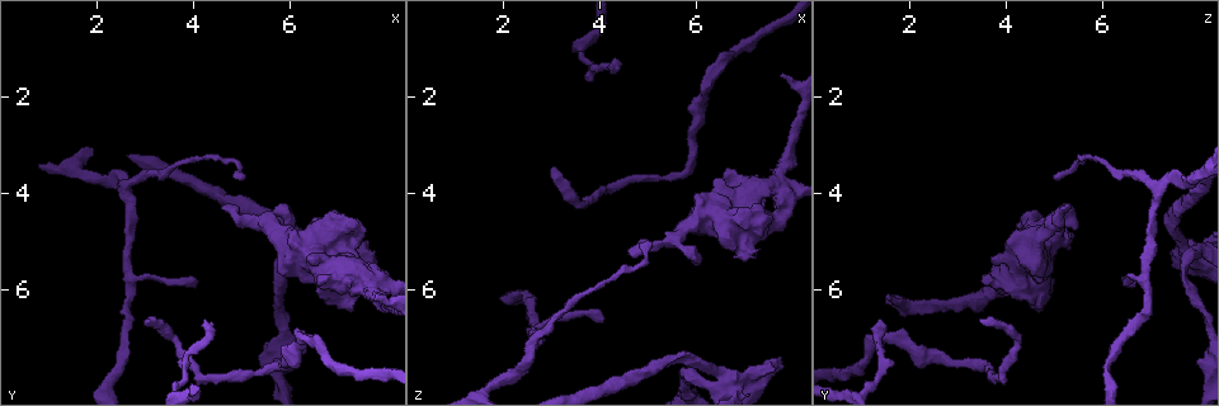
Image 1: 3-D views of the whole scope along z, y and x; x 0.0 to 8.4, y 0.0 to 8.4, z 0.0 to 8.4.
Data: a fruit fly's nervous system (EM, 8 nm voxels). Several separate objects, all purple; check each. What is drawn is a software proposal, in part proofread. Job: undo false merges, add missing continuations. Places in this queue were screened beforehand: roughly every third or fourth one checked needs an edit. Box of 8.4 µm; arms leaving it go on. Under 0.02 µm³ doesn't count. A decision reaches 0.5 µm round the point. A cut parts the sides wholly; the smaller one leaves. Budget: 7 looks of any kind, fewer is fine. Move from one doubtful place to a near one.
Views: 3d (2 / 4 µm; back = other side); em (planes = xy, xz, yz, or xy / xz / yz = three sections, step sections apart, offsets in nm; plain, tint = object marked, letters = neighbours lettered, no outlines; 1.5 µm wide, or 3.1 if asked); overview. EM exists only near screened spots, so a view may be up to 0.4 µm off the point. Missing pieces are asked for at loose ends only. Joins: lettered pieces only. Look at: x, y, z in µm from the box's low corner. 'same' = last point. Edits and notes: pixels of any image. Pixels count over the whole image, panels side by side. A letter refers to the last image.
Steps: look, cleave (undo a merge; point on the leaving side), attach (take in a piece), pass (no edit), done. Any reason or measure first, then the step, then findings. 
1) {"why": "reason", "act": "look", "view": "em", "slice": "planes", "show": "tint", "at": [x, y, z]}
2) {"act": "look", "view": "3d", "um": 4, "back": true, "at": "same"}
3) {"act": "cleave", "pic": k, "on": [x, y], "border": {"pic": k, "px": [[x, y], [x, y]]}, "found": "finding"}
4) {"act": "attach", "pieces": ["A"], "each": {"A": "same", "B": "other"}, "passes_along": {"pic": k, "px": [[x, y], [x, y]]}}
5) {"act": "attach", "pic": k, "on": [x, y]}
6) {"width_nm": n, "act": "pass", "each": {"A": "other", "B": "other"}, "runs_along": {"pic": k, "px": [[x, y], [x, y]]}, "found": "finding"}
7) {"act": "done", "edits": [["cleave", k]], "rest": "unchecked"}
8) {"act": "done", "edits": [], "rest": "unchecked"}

{"why": "thin end", "act": "look", "view": "3d", "um": 2, "at": [4.05, 5.90, 6.65]}

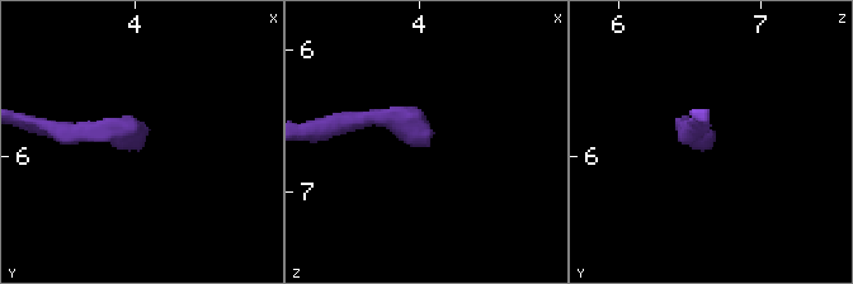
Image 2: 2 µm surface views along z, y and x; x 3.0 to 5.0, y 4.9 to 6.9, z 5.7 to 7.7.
{"why": "now the EM", "act": "look", "view": "em", "slice": "planes", "show": "letters", "at": [4.06, 5.88, 6.70]}

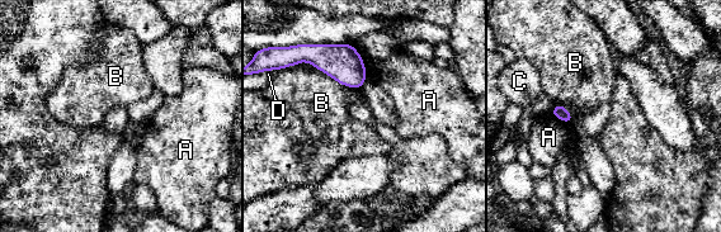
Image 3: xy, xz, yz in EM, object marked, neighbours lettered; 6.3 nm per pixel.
{"longest_contact_nm": ["B", 320], "act": "pass", "each": {"A": "other", "B": "other", "C": "other", "D": "other"}, "border": {"pic": 3, "px": [[550, 113], [571, 123]]}, "found": "no lettered piece goes on from it"}

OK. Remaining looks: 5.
{"act": "look", "view": "3d", "um": 4, "back": true, "at": [6.25, 5.20, 3.90]}

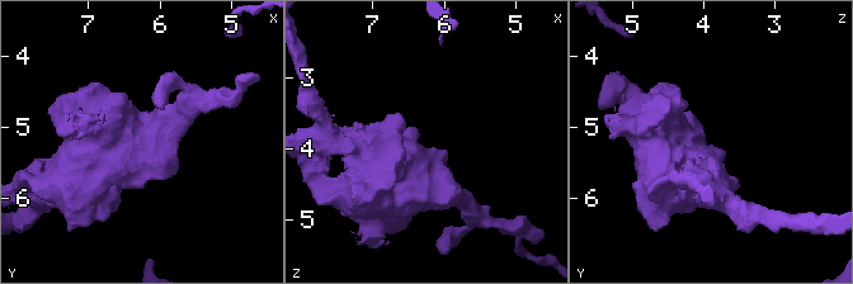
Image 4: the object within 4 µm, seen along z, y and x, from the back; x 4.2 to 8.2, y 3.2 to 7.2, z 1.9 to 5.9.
{"act": "look", "view": "em", "slice": "planes", "show": "letters", "at": [6.30, 5.15, 4.00]}

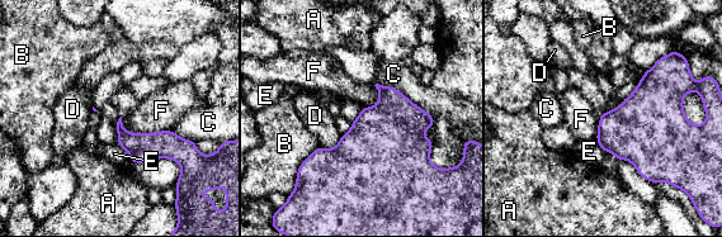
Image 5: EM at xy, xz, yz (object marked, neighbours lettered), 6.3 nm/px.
{"act": "pass", "each": {"A": "other", "B": "other", "C": "other", "D": "other", "E": "other", "F": "other"}, "border": {"pic": 5, "px": [[121, 115], [130, 133], [170, 131]]}, "found": "no lettered piece goes on from it"}

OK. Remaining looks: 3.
{"why": "branch stops here", "act": "look", "view": "3d", "um": 4, "at": [7.30, 6.45, 4.70]}

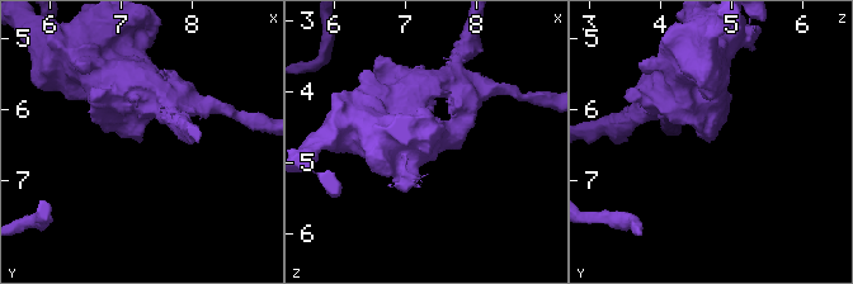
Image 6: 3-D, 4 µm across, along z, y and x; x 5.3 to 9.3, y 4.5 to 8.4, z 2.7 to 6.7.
{"act": "look", "view": "em", "slice": "planes", "show": "plain", "at": [7.30, 6.40, 4.70]}

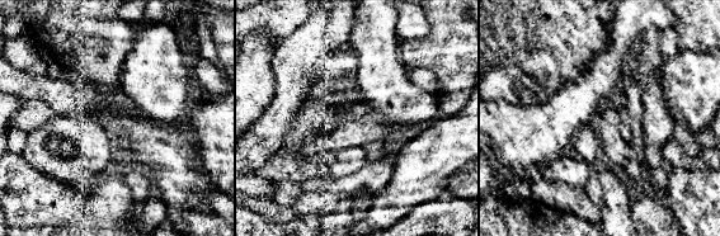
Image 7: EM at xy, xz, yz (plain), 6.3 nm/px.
{"act": "look", "view": "em", "slice": "planes", "show": "letters", "at": "same"}

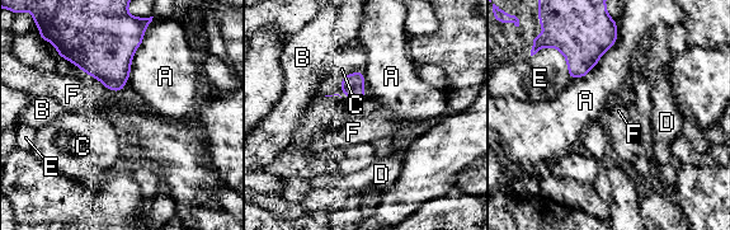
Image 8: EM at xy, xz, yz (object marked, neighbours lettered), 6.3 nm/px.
{"act": "pass", "each": {"A": "other", "B": "other", "C": "other", "D": "other", "E": "other", "F": "other"}, "border": {"pic": 8, "px": [[617, 36], [584, 76], [570, 80]]}, "found": "none of them fits"}

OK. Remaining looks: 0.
{"act": "done", "edits": [], "rest": "unchecked"}

